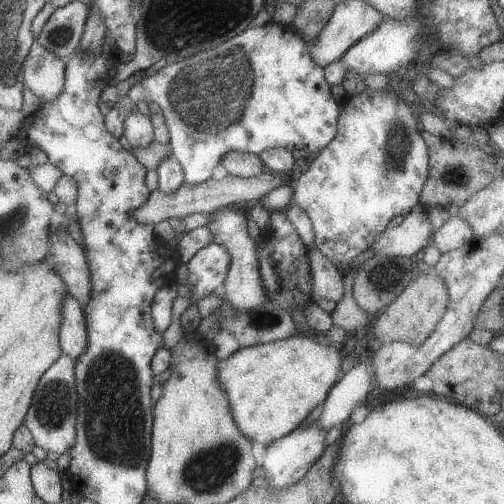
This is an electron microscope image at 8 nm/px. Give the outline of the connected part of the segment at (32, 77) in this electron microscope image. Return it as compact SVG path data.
M36 40L31 43L23 64L24 86L39 98L40 102L55 100L65 84L65 63L60 57L45 50Z

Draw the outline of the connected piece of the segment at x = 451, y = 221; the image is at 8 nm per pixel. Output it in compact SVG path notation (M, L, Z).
M451 211L447 222L433 233L432 242L443 254L470 243L473 239L472 235L471 226L463 218L459 218L456 211Z

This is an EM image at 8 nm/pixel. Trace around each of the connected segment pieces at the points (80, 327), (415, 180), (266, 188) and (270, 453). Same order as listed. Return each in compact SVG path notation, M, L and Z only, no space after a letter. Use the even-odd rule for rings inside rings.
M65 292L61 302L61 326L59 326L59 346L62 354L74 361L87 348L87 329L84 312L79 302Z
M365 87L363 92L355 94L355 96L345 96L344 101L339 105L339 116L337 116L337 134L335 138L328 142L320 151L318 156L311 160L309 167L303 174L295 180L293 184L293 196L291 202L295 202L299 208L309 216L309 222L312 224L314 234L314 246L324 258L331 261L336 267L340 275L345 274L346 267L351 263L361 252L367 250L371 243L381 234L387 227L387 222L394 216L405 216L412 209L420 207L419 192L425 186L425 180L428 175L428 150L425 146L425 141L421 138L420 132L417 131L417 124L413 118L411 108L397 98L392 90L372 90Z
M264 169L261 174L252 176L251 178L241 178L227 175L221 179L207 179L195 186L189 186L189 184L182 183L173 194L163 194L158 189L149 193L149 198L143 206L139 206L135 212L133 212L133 220L139 222L139 224L151 224L154 225L159 221L168 220L175 216L175 218L183 218L183 216L189 216L190 214L207 214L213 212L216 209L228 206L229 204L253 204L259 203L261 196L265 196L267 192L275 190L278 186L287 184L287 176L281 174L273 174L269 170Z
M314 420L306 426L301 424L289 434L273 440L269 446L266 446L265 454L263 454L260 464L263 472L265 472L267 484L271 488L275 488L275 490L281 490L281 488L287 488L287 486L295 484L299 478L303 478L303 475L311 468L311 465L321 458L327 444L325 442L326 434L327 431L321 430Z

